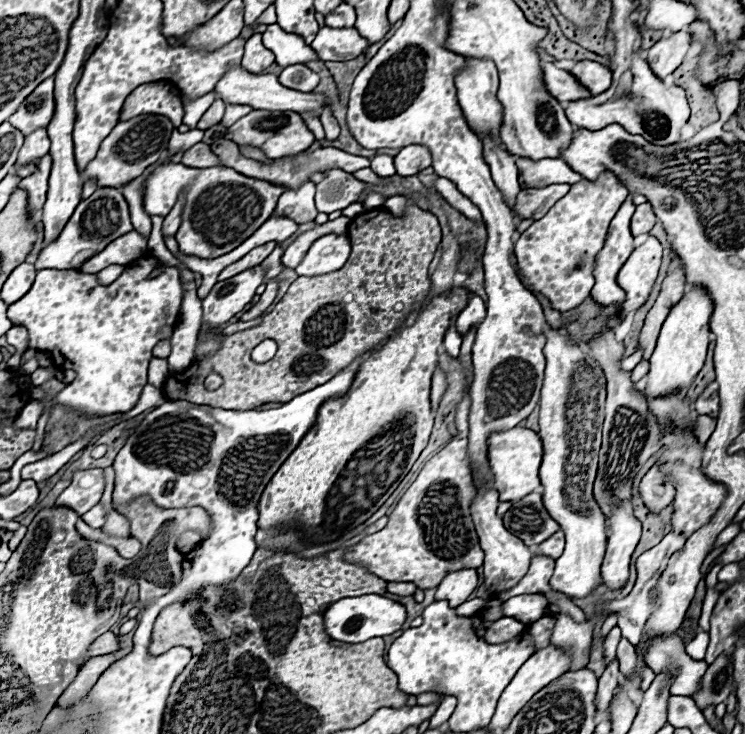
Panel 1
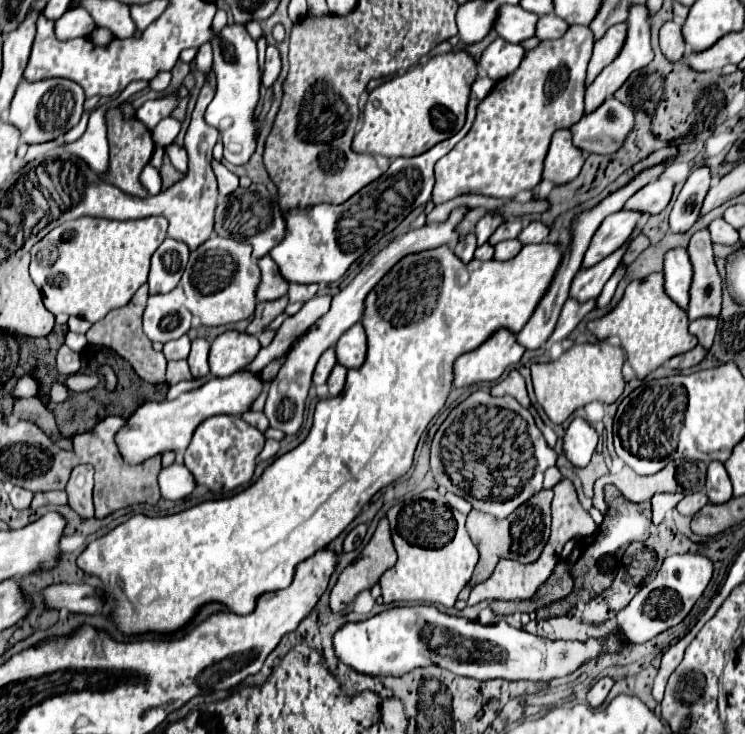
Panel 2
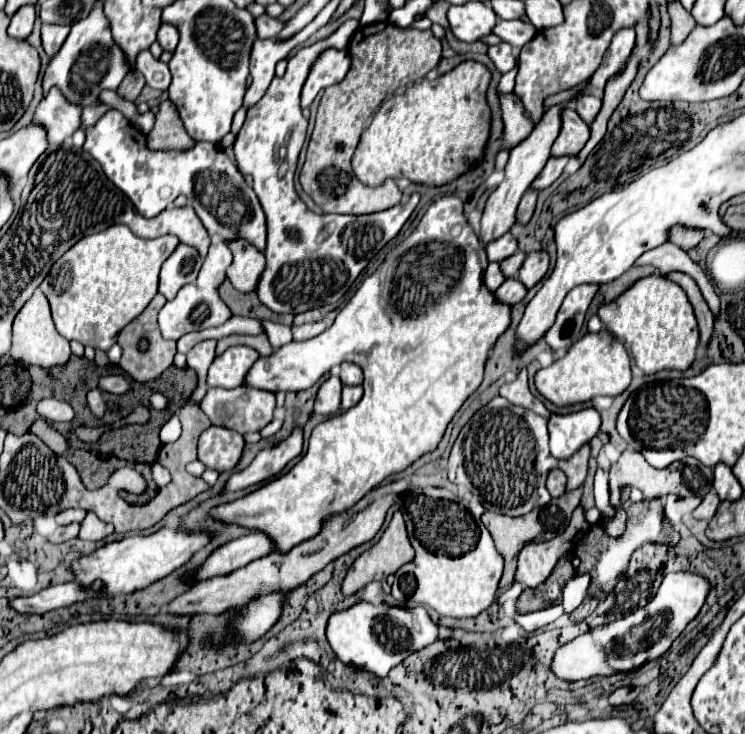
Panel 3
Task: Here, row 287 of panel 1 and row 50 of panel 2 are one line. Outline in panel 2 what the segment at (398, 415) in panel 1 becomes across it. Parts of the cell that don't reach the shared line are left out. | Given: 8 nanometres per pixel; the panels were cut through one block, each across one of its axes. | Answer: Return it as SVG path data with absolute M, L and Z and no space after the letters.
M460 50L460 52L448 52L448 54L434 56L428 64L416 66L402 76L394 76L394 78L386 80L384 84L374 88L368 96L368 102L362 112L364 122L362 122L362 128L354 136L352 150L360 152L360 154L386 156L386 158L394 160L400 156L410 158L410 156L424 154L438 142L448 140L458 130L462 130L462 126L466 122L466 106L470 100L470 86L474 84L476 76L478 76L476 62L472 60L472 56L468 52Z

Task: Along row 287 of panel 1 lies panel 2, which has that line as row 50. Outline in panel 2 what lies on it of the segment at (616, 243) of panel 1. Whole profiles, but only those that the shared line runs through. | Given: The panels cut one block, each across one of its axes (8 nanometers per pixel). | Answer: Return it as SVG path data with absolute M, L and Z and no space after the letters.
M616 24L612 26L594 46L594 54L592 54L592 60L590 60L590 66L588 66L588 76L586 76L586 86L590 86L590 82L594 82L594 78L598 76L598 72L608 66L616 56L618 56L618 50L622 48L626 40L626 24Z

